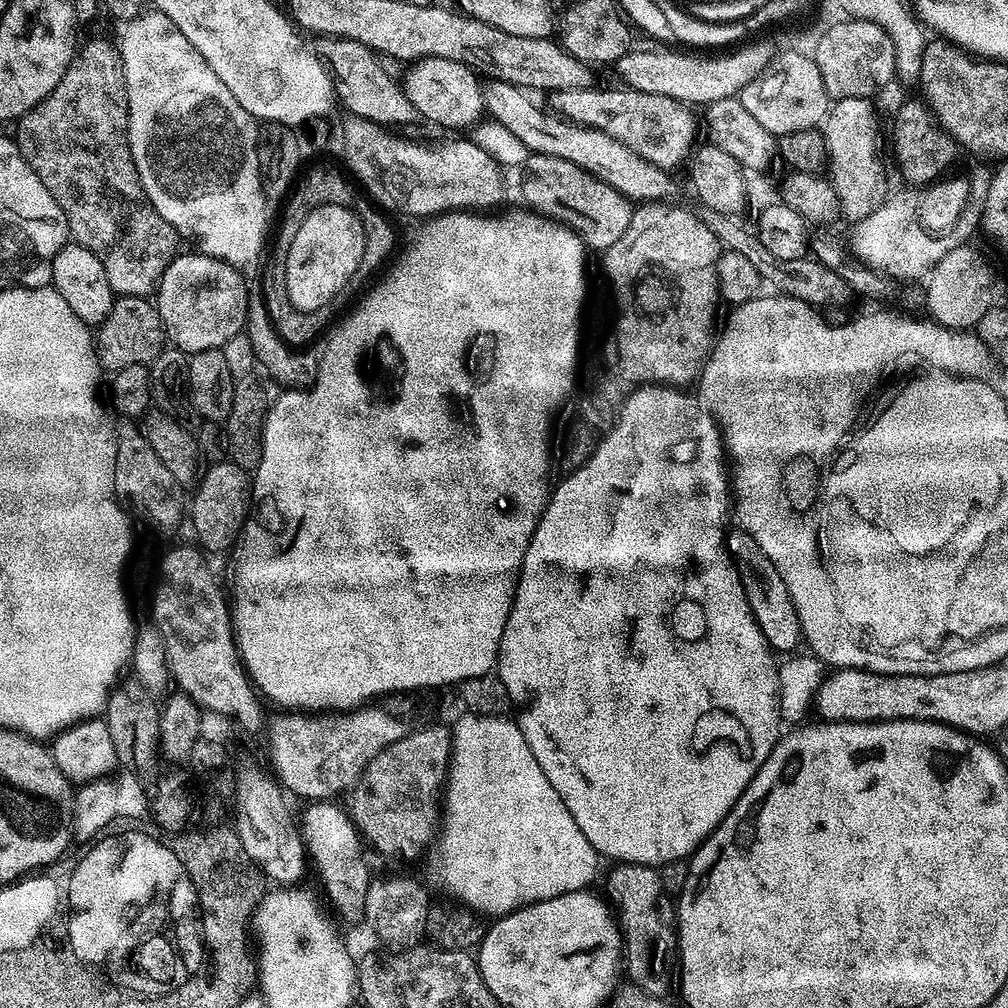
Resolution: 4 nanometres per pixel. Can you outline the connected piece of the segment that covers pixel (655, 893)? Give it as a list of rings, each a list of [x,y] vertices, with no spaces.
[[[616,862],[611,867],[608,877],[604,880],[605,893],[603,892],[603,895],[606,897],[607,903],[614,909],[614,919],[620,926],[622,964],[626,969],[627,979],[642,990],[646,990],[651,996],[667,997],[669,995],[668,979],[671,976],[673,979],[674,976],[674,953],[678,948],[676,933],[673,928],[676,923],[673,897],[664,887],[659,871],[653,865]]]

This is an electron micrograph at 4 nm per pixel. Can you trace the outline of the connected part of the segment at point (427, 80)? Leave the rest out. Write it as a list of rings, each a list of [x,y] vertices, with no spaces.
[[[431,56],[409,67],[412,69],[405,74],[404,80],[402,79],[402,87],[423,119],[425,116],[430,123],[437,124],[440,128],[467,128],[468,130],[479,125],[486,112],[481,81],[476,81],[475,74],[468,67],[465,62],[454,62]]]

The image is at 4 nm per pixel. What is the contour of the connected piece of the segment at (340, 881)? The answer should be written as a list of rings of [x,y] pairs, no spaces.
[[[309,803],[308,809],[298,816],[298,829],[311,863],[316,863],[316,868],[320,871],[320,880],[324,883],[324,892],[328,895],[329,902],[346,922],[353,922],[363,917],[370,873],[368,874],[368,864],[364,861],[366,848],[362,837],[356,831],[351,815],[345,809],[343,812],[336,804],[338,803]]]

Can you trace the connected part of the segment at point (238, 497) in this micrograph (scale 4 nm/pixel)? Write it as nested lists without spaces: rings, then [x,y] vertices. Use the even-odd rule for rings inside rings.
[[[212,464],[203,469],[198,483],[190,496],[190,521],[195,532],[195,539],[205,553],[227,553],[240,536],[240,527],[244,517],[250,511],[252,503],[252,482],[249,473],[237,464]]]

